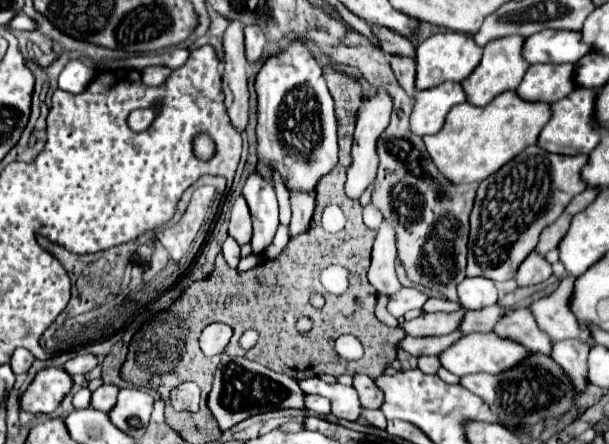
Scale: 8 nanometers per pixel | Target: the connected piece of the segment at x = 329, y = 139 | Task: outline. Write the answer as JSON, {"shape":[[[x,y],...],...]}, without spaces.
{"shape":[[[292,43],[286,51],[282,51],[282,53],[278,53],[278,55],[274,55],[274,57],[270,57],[270,59],[264,61],[260,73],[256,75],[254,87],[256,87],[256,93],[258,93],[258,125],[256,125],[258,165],[256,165],[256,173],[262,175],[262,169],[266,169],[268,173],[274,173],[276,171],[276,173],[280,173],[280,177],[282,177],[282,181],[284,181],[284,185],[286,185],[288,191],[304,191],[304,193],[314,195],[320,179],[326,177],[332,171],[332,167],[338,163],[338,131],[336,131],[338,129],[338,123],[336,123],[336,115],[334,115],[334,99],[332,99],[332,95],[330,95],[330,91],[326,87],[324,77],[322,77],[322,67],[316,63],[316,59],[312,57],[312,53],[306,47],[302,47],[300,43]]]}

